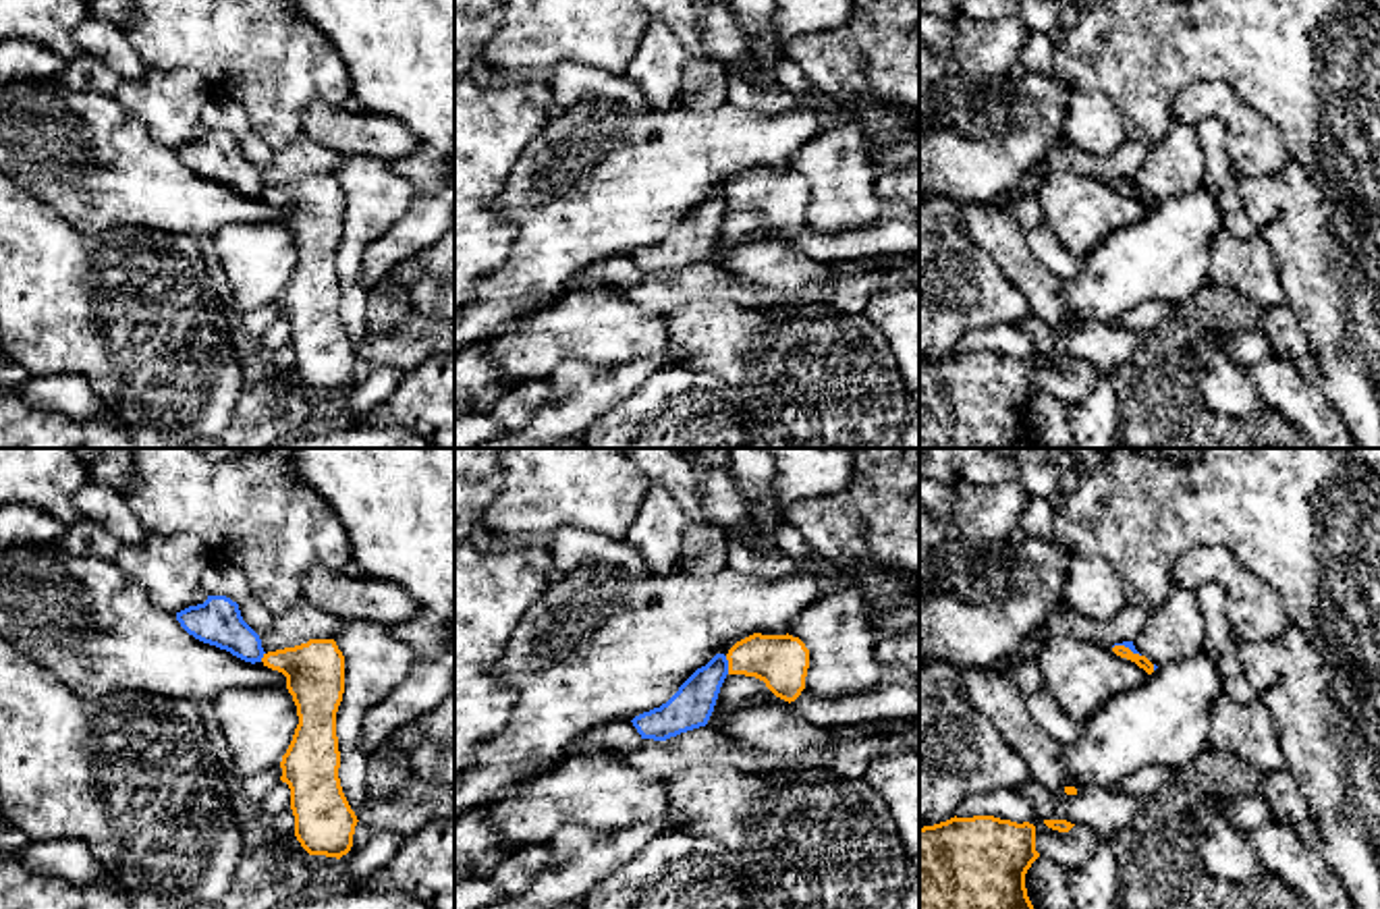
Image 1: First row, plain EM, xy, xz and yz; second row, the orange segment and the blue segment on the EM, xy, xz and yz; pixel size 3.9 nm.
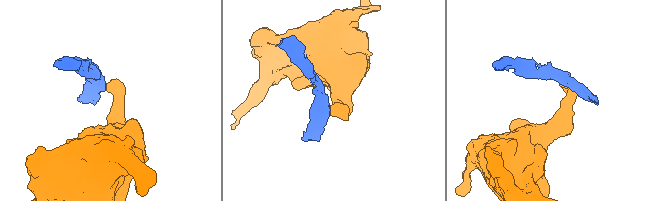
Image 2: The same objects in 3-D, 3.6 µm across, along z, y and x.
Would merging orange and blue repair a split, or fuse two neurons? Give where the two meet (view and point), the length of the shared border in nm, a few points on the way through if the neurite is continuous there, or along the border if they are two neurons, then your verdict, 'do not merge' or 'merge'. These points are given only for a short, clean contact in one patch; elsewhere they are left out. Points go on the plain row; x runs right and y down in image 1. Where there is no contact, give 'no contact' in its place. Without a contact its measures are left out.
xz (729, 200) | 70 nm | along xz (725, 191), (729, 208) | do not merge

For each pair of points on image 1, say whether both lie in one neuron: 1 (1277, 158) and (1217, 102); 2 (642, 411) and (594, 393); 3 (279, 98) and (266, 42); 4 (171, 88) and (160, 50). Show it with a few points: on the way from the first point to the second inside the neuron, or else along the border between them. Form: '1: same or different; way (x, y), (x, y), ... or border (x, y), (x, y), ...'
1: same; way (1262, 144), (1231, 113)
2: different; border (656, 370), (588, 426)
3: same; way (274, 84), (274, 65), (266, 57)
4: different; border (150, 67), (191, 67), (208, 90)

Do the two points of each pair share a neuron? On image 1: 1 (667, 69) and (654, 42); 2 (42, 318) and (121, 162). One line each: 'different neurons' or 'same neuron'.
1: same neuron
2: different neurons

